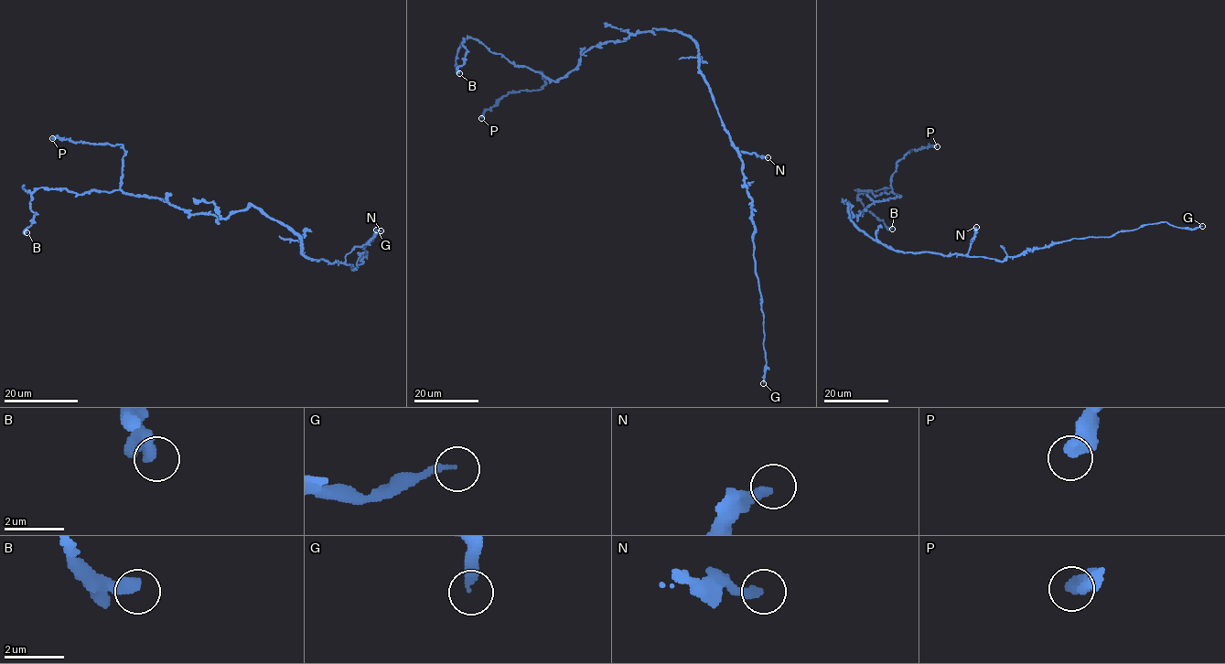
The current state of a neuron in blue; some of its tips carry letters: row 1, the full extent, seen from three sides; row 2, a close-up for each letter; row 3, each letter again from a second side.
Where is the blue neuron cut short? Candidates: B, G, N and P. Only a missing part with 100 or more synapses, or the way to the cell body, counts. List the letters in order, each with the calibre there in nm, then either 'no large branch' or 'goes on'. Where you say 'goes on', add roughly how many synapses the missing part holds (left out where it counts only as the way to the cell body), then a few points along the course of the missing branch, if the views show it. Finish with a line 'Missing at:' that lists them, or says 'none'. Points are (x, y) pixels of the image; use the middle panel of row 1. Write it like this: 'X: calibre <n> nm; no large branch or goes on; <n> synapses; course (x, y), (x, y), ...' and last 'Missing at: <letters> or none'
B: calibre 480 nm; no large branch
G: calibre 180 nm; goes on; 200 synapses
N: calibre 300 nm; no large branch
P: calibre 480 nm; no large branch
Missing at: G

